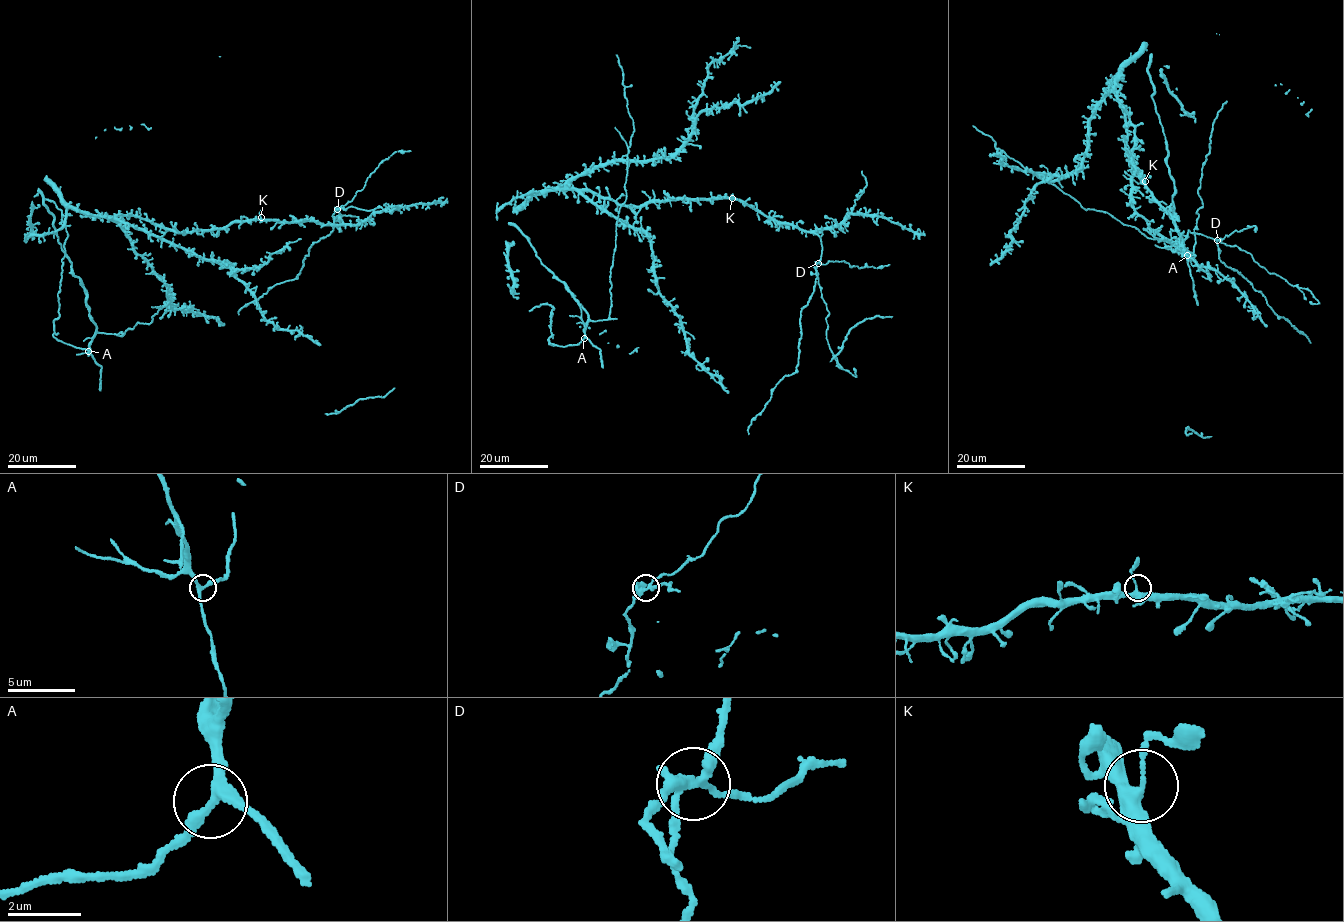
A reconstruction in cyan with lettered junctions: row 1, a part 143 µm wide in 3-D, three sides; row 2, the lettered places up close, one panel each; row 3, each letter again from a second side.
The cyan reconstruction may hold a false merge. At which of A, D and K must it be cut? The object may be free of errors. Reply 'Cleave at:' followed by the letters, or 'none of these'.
Cleave at: D

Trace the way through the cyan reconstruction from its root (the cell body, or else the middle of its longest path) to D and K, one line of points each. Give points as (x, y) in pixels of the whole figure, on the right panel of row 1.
D: (1116, 84), (1135, 127), (1135, 172), (1171, 216), (1178, 244), (1188, 230), (1217, 240)
K: (1116, 84), (1120, 105), (1135, 127), (1135, 142), (1131, 151), (1135, 172), (1140, 171), (1145, 181)

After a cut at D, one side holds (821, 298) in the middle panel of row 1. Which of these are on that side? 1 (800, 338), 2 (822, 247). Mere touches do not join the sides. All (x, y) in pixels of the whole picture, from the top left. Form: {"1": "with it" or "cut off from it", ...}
{"1": "cut off from it", "2": "with it"}

